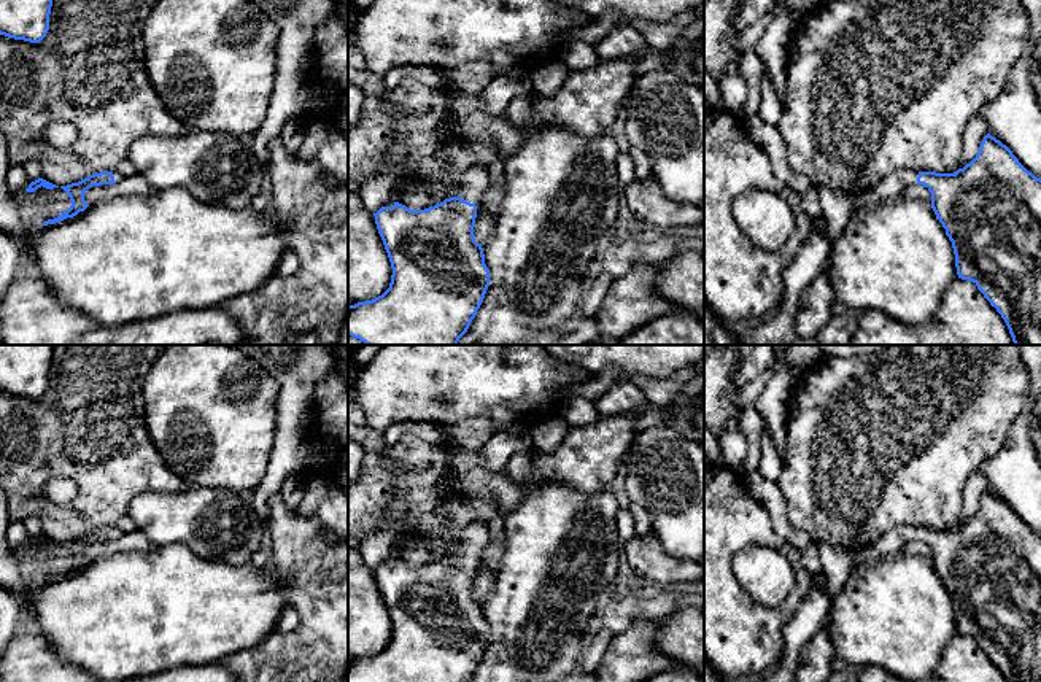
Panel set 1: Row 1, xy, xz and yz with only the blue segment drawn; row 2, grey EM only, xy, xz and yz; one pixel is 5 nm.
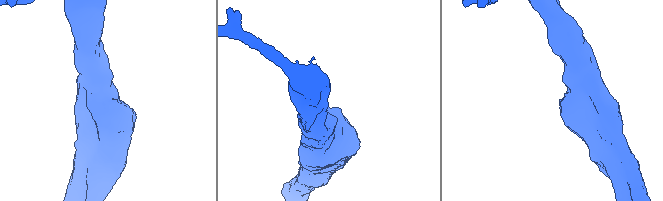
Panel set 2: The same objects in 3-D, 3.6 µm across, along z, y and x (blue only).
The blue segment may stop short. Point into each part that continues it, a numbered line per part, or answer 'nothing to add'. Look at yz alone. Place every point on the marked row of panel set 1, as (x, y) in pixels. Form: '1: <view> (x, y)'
1: yz (895, 183)

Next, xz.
1: xz (474, 182)

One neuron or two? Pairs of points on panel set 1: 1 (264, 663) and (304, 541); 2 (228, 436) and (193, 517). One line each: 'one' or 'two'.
1: one
2: two

